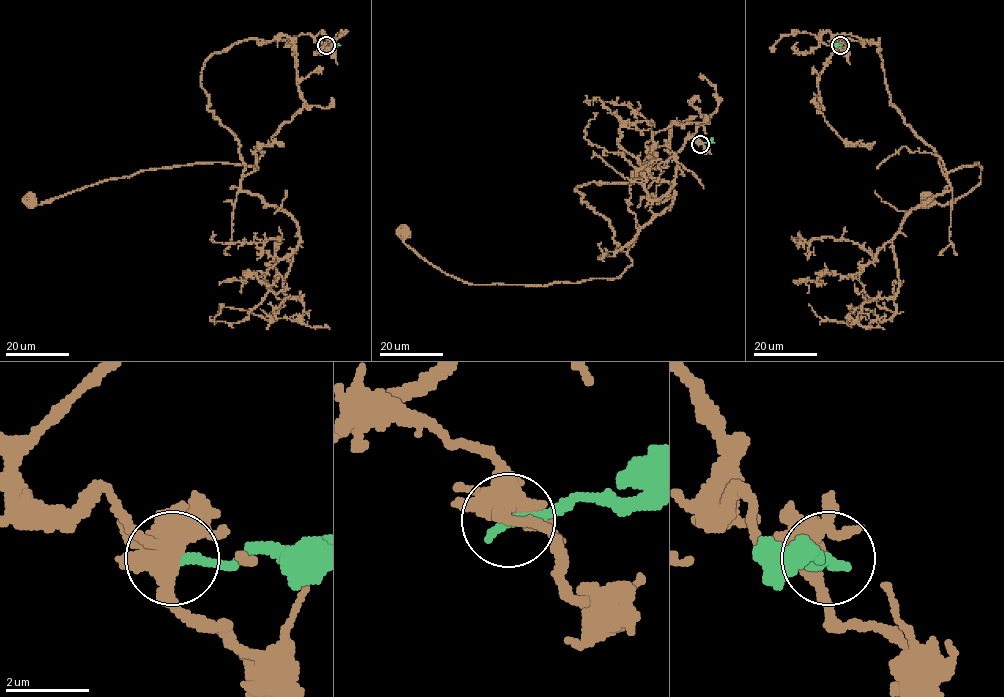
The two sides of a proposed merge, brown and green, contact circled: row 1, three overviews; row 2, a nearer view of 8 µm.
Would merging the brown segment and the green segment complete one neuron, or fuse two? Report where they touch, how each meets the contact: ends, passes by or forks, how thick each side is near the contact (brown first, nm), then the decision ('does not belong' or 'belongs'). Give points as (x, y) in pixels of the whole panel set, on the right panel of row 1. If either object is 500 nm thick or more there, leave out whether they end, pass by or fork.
at (840, 45); brown forks there; green ends there; 480 nm thick on the brown side, 280 nm on the other; does not belong

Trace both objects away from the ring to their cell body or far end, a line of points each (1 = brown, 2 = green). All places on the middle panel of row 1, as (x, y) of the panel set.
1: (700, 144), (689, 136), (629, 183), (574, 189), (632, 261), (613, 278), (472, 284), (417, 254), (403, 232)
2: (700, 144), (714, 143)

